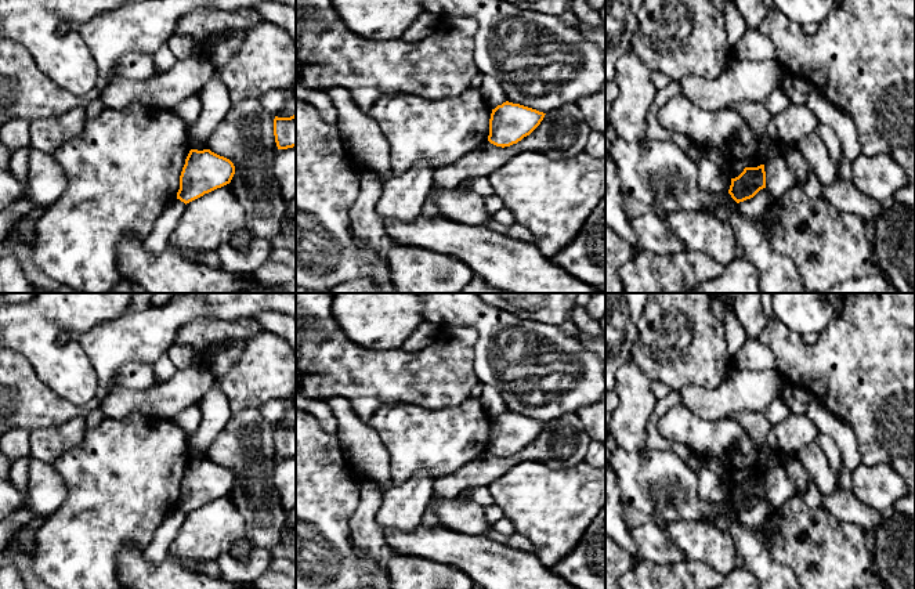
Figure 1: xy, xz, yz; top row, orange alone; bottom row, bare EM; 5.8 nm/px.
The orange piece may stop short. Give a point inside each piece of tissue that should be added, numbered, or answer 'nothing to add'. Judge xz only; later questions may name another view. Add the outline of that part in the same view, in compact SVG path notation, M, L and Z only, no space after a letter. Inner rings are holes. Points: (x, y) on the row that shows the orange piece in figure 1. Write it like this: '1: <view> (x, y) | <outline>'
nothing to add

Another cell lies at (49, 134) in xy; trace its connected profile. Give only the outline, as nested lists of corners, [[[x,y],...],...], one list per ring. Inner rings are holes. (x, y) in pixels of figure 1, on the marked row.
[[[84,108],[30,122],[30,145],[54,155],[65,142],[80,135],[87,123]]]

